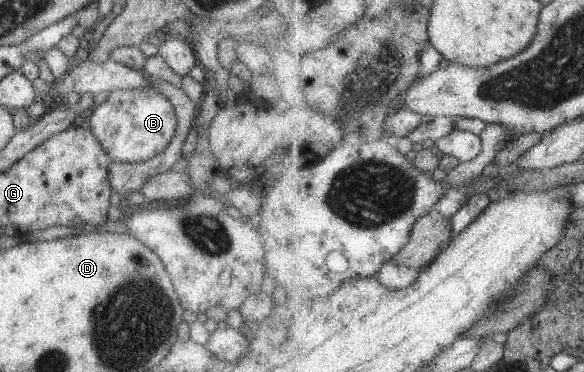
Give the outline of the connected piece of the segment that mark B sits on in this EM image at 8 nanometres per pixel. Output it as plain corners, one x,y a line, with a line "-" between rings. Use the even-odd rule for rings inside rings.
151,86
139,90
112,90
107,99
88,114
88,128
107,153
110,162
137,164
151,160
173,140
177,124
170,100

